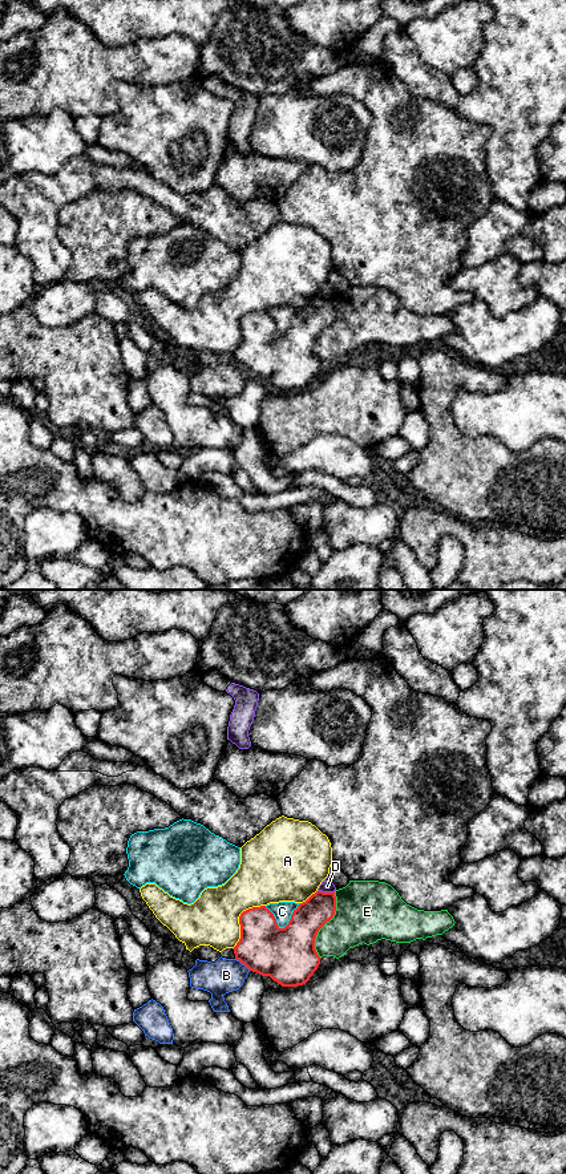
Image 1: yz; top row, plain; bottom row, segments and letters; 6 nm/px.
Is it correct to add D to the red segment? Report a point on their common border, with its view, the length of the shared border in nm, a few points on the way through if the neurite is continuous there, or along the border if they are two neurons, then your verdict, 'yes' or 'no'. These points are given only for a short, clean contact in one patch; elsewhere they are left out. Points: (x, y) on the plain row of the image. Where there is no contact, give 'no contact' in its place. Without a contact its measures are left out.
meets red in yz at (326, 298); contact 100 nm long; border along yz (318, 295), (334, 296); no

